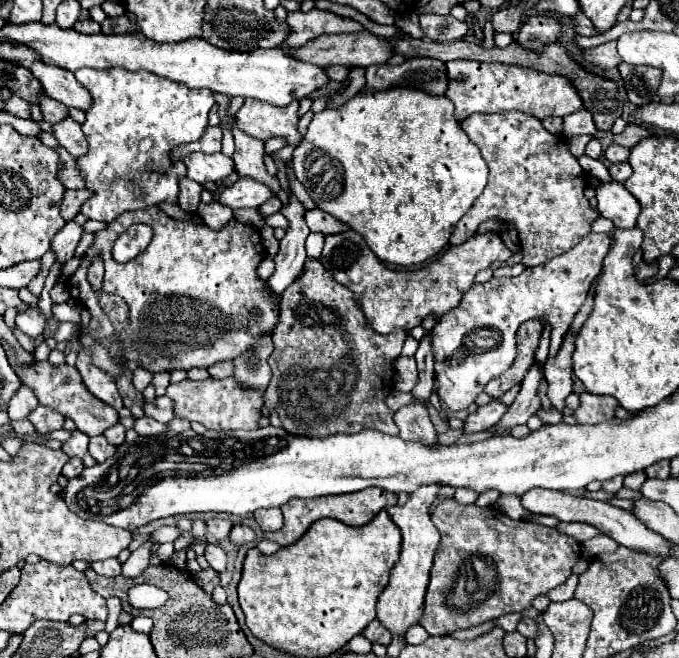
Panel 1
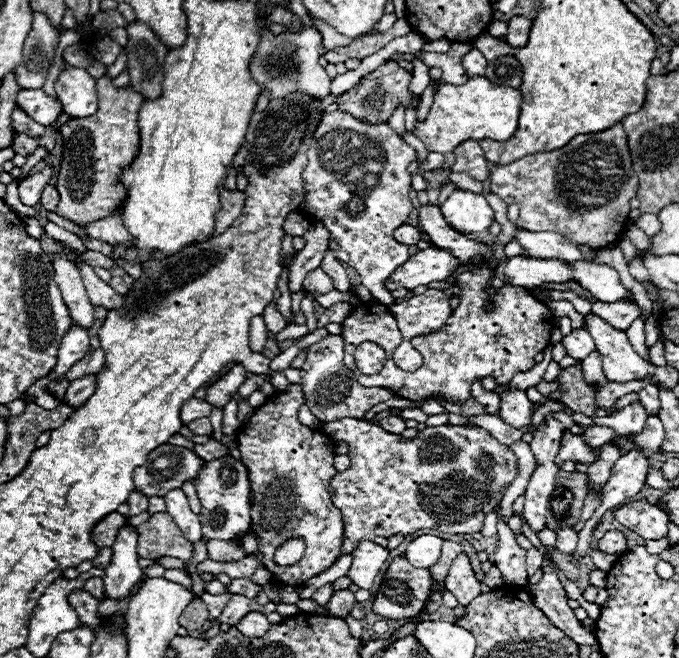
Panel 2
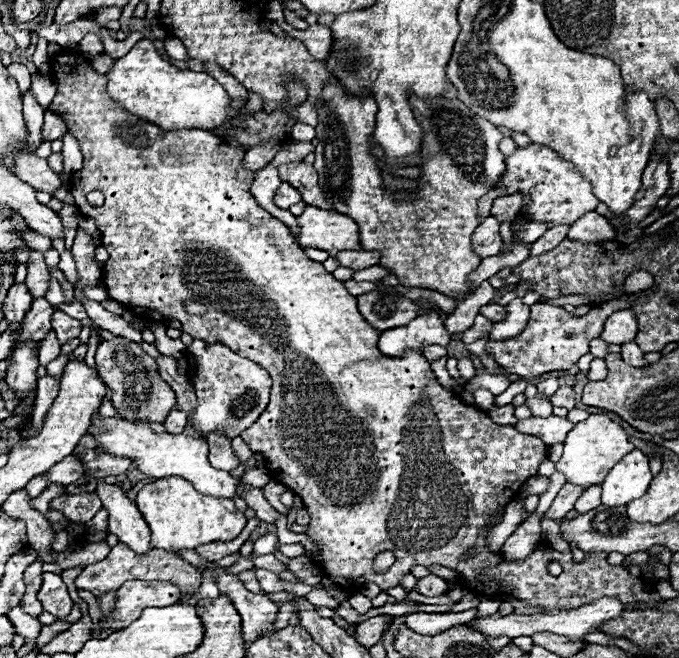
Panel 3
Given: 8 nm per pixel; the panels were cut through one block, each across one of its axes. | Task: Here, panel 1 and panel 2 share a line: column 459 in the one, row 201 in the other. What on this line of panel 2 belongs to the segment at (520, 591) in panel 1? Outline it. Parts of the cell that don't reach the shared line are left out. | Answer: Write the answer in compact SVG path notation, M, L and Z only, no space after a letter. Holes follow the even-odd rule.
M616 124L604 132L576 136L564 148L530 154L504 166L496 164L490 170L490 190L496 196L500 196L500 200L504 200L506 204L518 204L518 228L528 232L552 230L560 232L562 236L568 236L568 240L572 240L574 244L604 248L616 244L622 238L630 214L630 198L634 198L638 192L638 176L632 168L626 130L622 124Z

